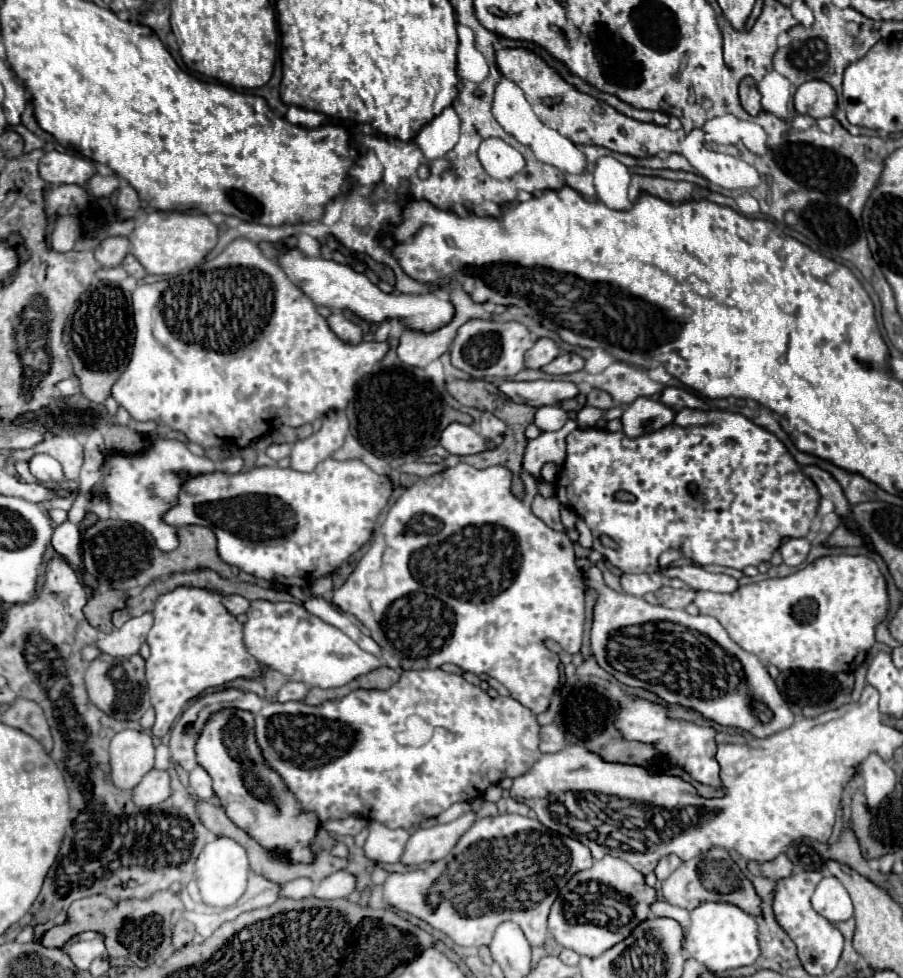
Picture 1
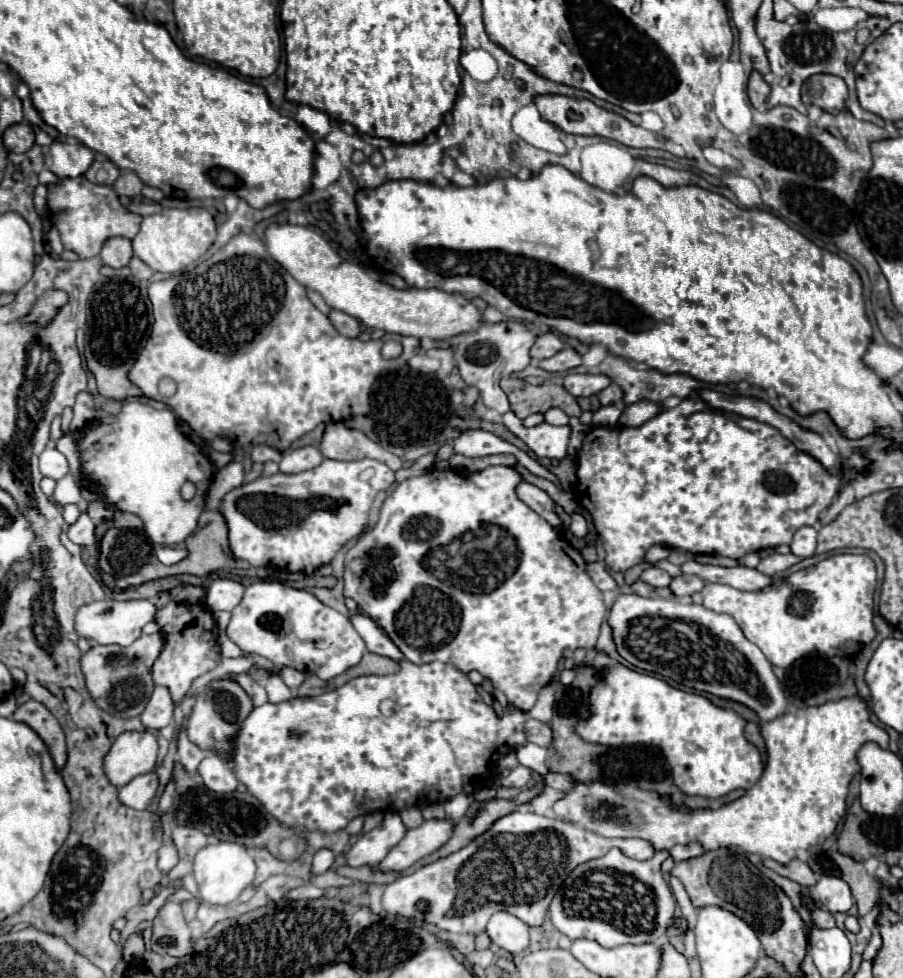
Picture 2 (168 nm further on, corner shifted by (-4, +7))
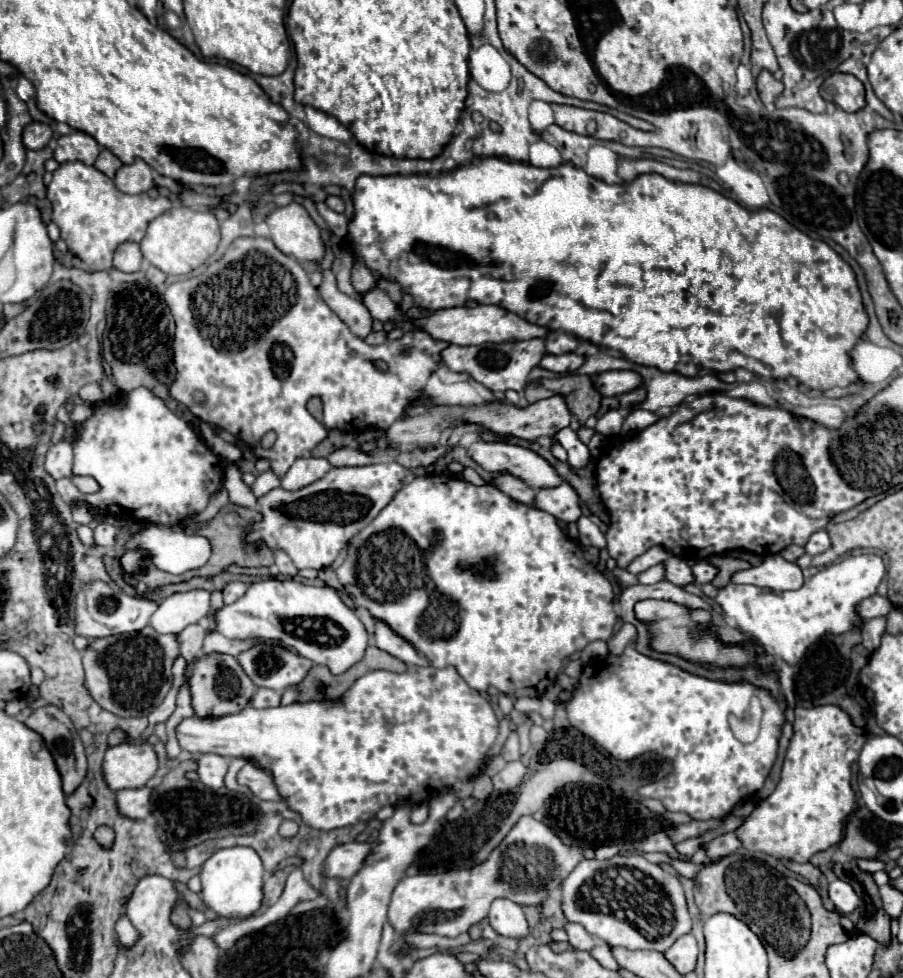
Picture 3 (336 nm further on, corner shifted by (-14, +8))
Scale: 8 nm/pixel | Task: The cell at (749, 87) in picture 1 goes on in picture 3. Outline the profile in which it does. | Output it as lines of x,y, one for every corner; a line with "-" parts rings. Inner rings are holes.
760,72
756,78
756,88
760,92
760,100
764,106
772,106
774,100
778,98
778,94
784,90
782,82
776,80
770,72

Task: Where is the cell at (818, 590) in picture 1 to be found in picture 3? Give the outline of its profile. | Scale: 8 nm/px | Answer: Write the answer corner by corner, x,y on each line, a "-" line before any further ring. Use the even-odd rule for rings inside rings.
876,554
848,556
842,562
830,564
802,588
790,592
764,590
756,594
756,586
728,584
718,590
716,602
724,610
724,618
732,622
740,632
756,638
764,650
780,656
790,666
796,666
806,650
826,634
844,634
864,620
858,616
856,608
864,598
876,594
884,578
884,562

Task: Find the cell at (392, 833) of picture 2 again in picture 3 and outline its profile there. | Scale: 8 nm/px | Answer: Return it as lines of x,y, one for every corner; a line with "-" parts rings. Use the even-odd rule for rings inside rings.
348,842
336,846
326,858
324,872
334,878
352,878
364,866
364,860
372,854
376,844
378,842

